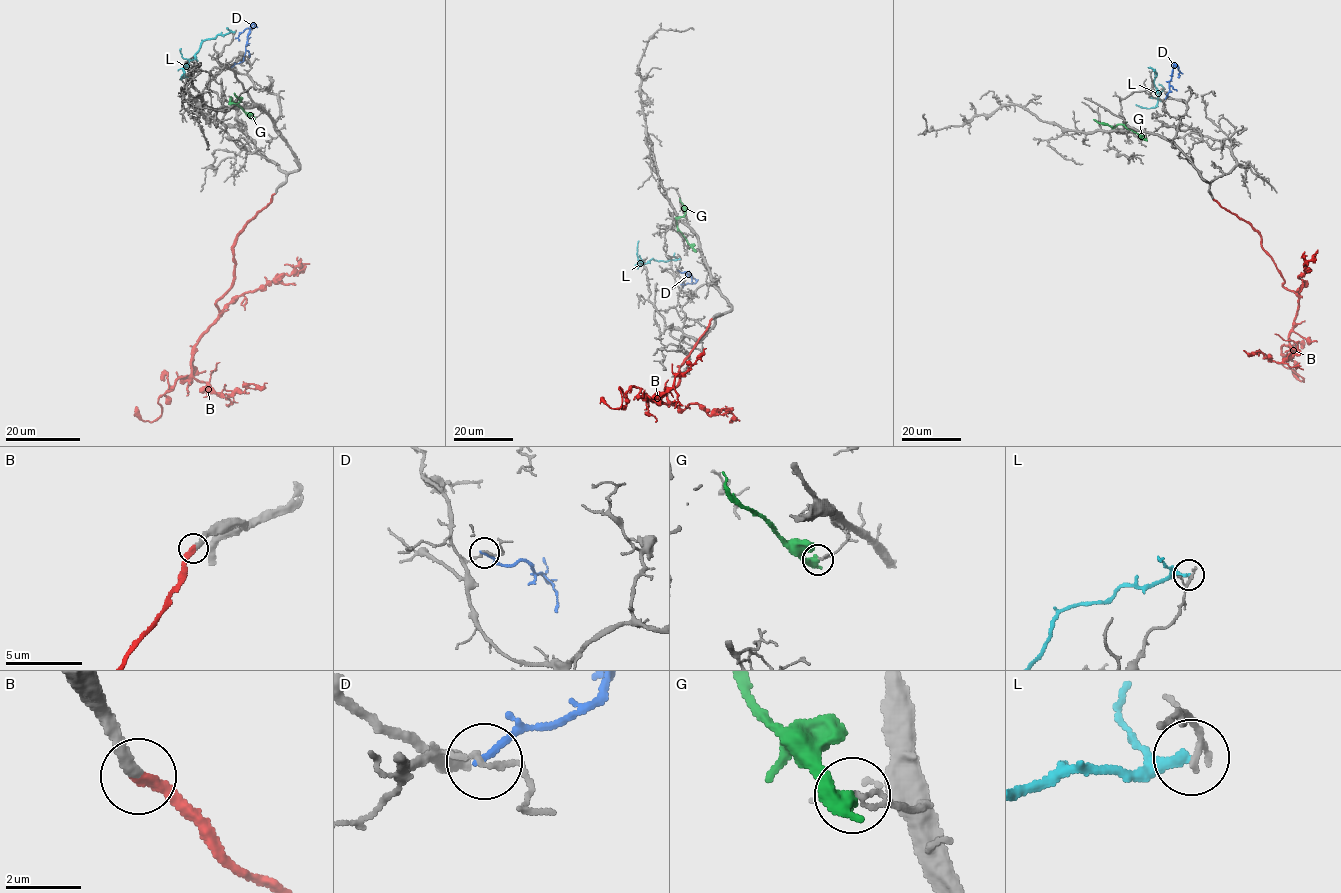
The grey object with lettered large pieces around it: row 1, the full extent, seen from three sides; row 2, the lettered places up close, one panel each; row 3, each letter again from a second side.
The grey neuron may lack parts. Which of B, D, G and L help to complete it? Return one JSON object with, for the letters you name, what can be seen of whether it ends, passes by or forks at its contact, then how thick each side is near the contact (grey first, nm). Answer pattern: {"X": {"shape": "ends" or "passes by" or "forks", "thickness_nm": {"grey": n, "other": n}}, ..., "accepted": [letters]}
{"B": {"shape": "ends", "thickness_nm": {"grey": 300, "other": 320}}, "accepted": ["B"]}

